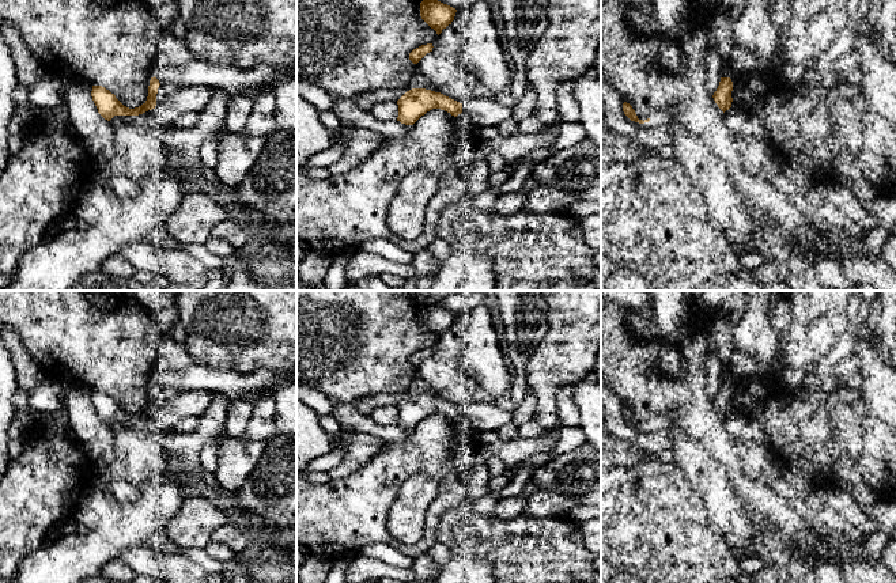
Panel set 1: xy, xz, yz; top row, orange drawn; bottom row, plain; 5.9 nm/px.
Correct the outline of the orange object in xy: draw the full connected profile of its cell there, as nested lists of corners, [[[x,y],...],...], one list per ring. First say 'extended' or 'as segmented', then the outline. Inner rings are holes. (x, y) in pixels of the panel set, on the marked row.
extended | [[[194,57],[181,67],[159,63],[155,76],[150,80],[147,101],[139,107],[124,106],[114,94],[102,86],[92,86],[91,96],[98,113],[110,121],[114,116],[139,116],[152,110],[171,92],[192,86],[222,88],[234,96],[246,94],[266,80],[276,83],[286,77],[294,77],[294,75],[290,71],[276,71],[272,65],[264,64],[247,72],[238,72],[232,67],[216,65]]]

